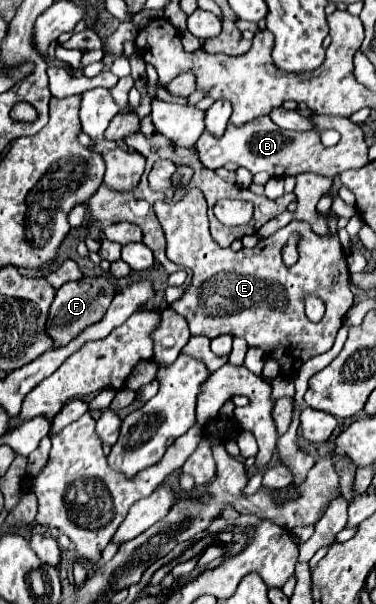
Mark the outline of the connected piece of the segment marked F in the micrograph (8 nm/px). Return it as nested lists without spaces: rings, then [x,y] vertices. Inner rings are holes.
[[[105,276],[81,278],[81,280],[63,284],[55,294],[55,300],[47,318],[47,334],[53,338],[55,348],[67,346],[73,338],[77,338],[77,334],[81,334],[85,328],[99,322],[105,316],[115,294],[117,294],[117,286],[111,284]]]

